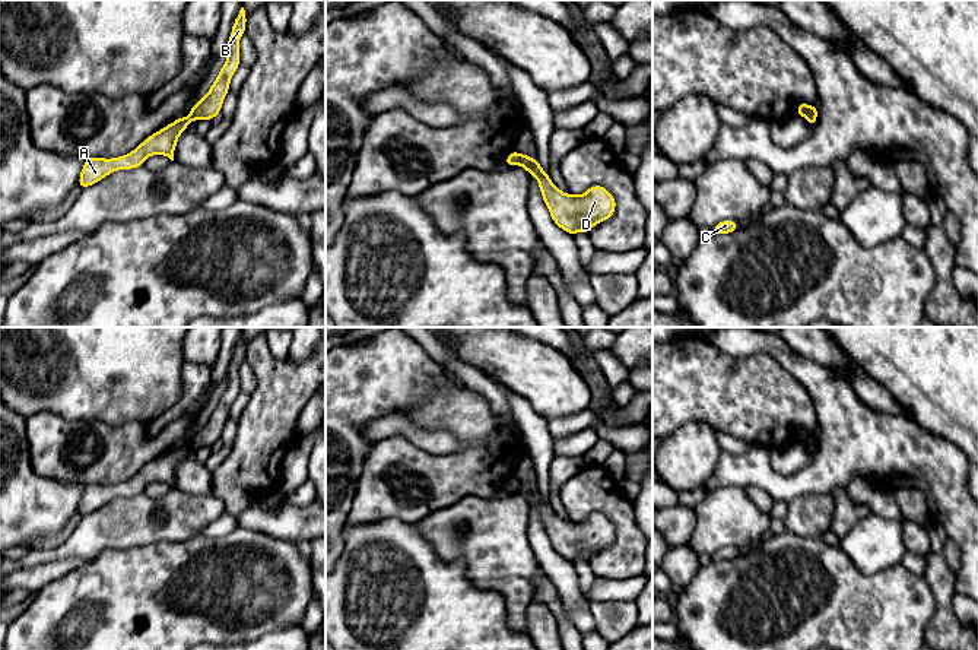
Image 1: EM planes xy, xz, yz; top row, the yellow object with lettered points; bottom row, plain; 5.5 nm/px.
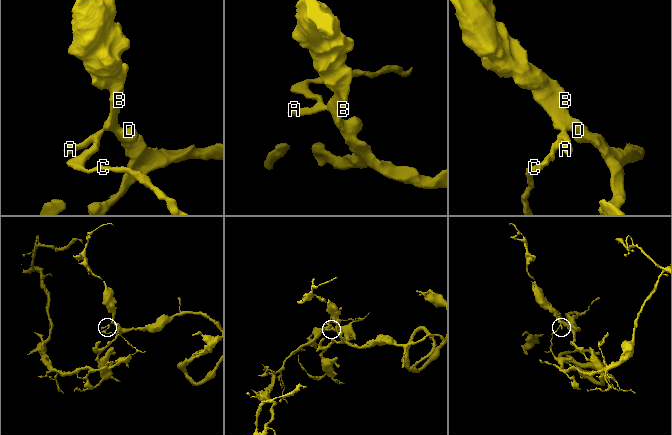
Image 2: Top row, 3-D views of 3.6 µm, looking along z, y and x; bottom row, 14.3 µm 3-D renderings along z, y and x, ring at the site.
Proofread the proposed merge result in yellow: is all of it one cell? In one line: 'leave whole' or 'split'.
split

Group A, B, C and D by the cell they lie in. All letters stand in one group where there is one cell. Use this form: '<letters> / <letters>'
A C / B D

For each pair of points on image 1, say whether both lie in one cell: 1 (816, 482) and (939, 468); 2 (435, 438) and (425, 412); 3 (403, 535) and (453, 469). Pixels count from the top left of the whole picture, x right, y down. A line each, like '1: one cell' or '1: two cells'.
1: one cell
2: two cells
3: two cells

